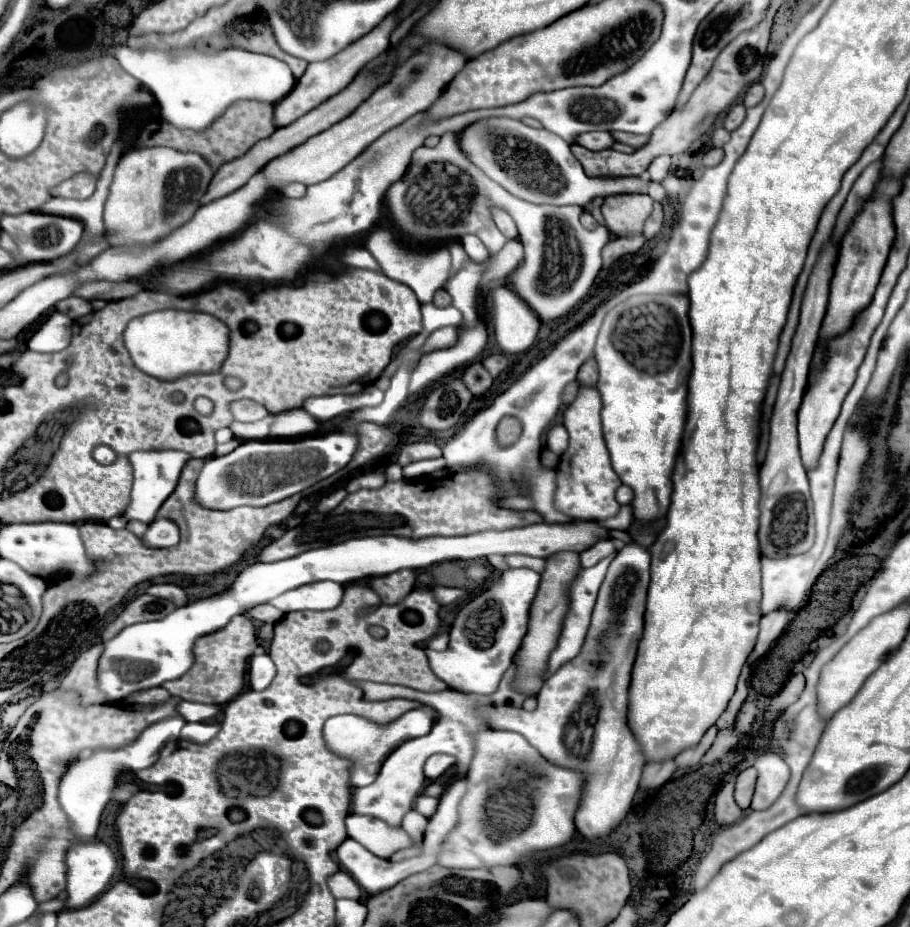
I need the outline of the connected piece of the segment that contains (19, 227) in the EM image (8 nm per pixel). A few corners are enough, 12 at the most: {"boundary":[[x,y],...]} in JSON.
{"boundary":[[47,214],[3,216],[27,262],[75,250],[79,220]]}

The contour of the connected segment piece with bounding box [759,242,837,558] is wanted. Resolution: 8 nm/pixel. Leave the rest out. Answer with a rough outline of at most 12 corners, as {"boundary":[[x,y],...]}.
{"boundary":[[837,246],[809,278],[759,470],[767,558],[807,552],[813,502],[797,410],[827,310]]}

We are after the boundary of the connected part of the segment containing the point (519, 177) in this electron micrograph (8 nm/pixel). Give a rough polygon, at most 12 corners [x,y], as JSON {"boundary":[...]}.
{"boundary":[[511,118],[459,132],[491,180],[531,204],[647,192],[589,178],[563,138]]}

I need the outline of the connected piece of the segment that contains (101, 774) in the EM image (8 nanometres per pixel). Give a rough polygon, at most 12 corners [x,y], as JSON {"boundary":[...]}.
{"boundary":[[185,720],[155,722],[117,750],[73,762],[59,804],[76,835],[95,837],[121,772],[153,766]]}

